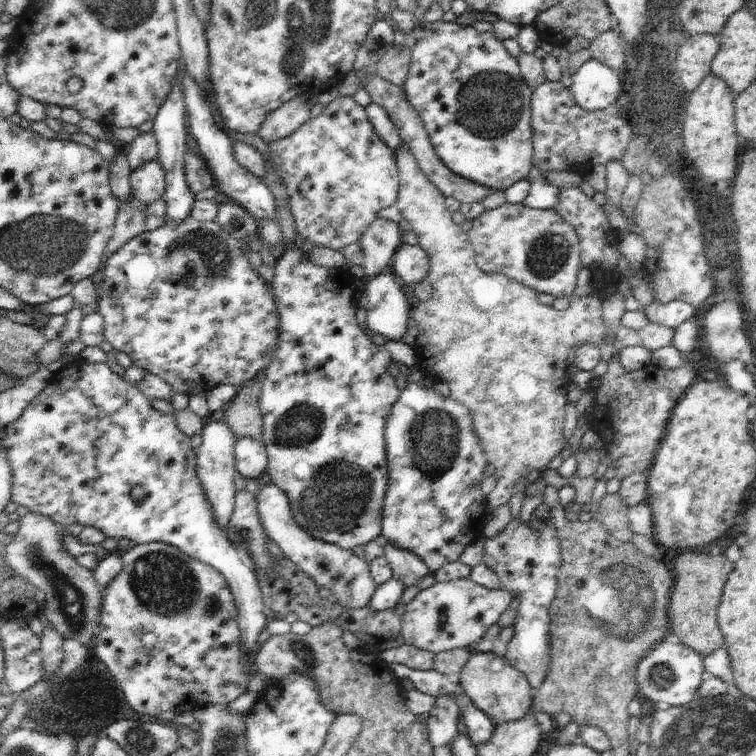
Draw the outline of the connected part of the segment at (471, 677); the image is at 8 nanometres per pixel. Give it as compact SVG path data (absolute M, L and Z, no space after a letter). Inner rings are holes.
M473 650L471 658L465 662L465 666L461 668L461 672L457 674L455 680L457 680L457 686L461 688L461 692L471 700L471 704L475 708L483 710L495 726L519 720L533 706L535 690L531 690L527 678L519 670L515 670L507 662L507 658L495 656L493 652L481 654L481 652Z

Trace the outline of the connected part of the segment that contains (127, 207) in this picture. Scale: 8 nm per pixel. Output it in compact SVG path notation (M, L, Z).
M131 198L129 202L121 204L119 206L119 212L117 212L117 220L115 220L115 226L113 226L113 234L105 246L105 252L101 254L101 266L117 252L121 250L121 246L125 246L127 242L131 242L135 236L139 236L145 228L145 210L141 212L139 208L139 200Z

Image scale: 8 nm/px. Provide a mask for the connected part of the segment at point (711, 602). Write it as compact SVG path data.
M693 550L687 554L679 554L673 560L673 590L667 606L669 612L669 638L679 644L689 646L699 652L703 658L723 646L723 634L717 626L717 606L721 602L723 586L727 576L733 572L733 562L729 562L723 554L709 556L703 550Z

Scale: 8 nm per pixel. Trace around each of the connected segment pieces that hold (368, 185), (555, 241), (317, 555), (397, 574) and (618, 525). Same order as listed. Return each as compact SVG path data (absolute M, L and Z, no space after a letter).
M351 96L335 98L329 102L321 114L303 122L297 132L283 140L275 140L269 144L269 162L277 172L277 178L283 182L287 190L287 206L291 210L293 226L297 232L297 246L303 250L311 250L315 246L329 250L343 250L357 242L363 232L373 224L377 214L395 204L399 192L399 172L397 158L393 150L377 138L369 116L363 106L355 104Z
M503 204L497 210L477 216L465 234L473 246L475 262L485 274L505 274L537 294L551 294L553 298L569 298L573 294L575 276L581 266L579 238L575 228L555 210L531 210L523 204Z
M267 484L267 486L259 488L259 494L257 494L257 516L259 516L261 524L263 524L265 534L279 546L283 556L291 564L297 564L305 574L309 574L317 582L317 586L327 586L331 590L331 598L339 606L359 610L359 608L369 604L371 596L379 588L371 580L369 564L363 562L361 558L357 558L351 550L341 550L335 544L317 542L299 524L295 524L295 520L291 516L289 498L287 498L287 494L283 492L281 486Z
M381 542L381 544L383 544L385 560L393 570L393 578L399 580L405 588L417 584L425 574L429 574L427 564L417 554L403 550L391 542Z
M603 494L603 498L599 500L599 512L595 514L595 518L607 526L607 530L621 542L631 542L631 534L633 530L629 528L629 520L627 520L627 504L621 500L619 494Z

